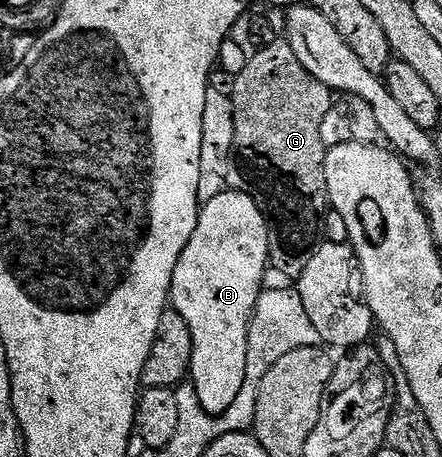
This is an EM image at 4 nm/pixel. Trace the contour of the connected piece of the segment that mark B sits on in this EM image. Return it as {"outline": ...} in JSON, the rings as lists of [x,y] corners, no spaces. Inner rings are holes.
{"outline":[[[231,187],[225,188],[224,191],[216,195],[214,199],[210,199],[202,205],[200,218],[194,227],[194,235],[190,235],[190,243],[186,243],[186,251],[182,251],[182,255],[178,259],[178,267],[174,267],[170,305],[171,308],[186,321],[186,327],[190,329],[190,335],[193,339],[190,383],[198,395],[200,406],[203,407],[203,409],[207,409],[208,414],[211,415],[211,417],[217,417],[226,411],[230,411],[230,406],[234,404],[234,399],[238,399],[238,394],[242,392],[242,383],[246,383],[246,363],[248,362],[248,328],[252,322],[252,312],[255,311],[260,294],[264,289],[264,272],[267,271],[270,266],[268,259],[268,248],[270,247],[270,239],[268,238],[269,228],[269,218],[265,216],[263,209],[260,208],[260,205],[254,198],[251,197],[250,194],[241,193]]]}

